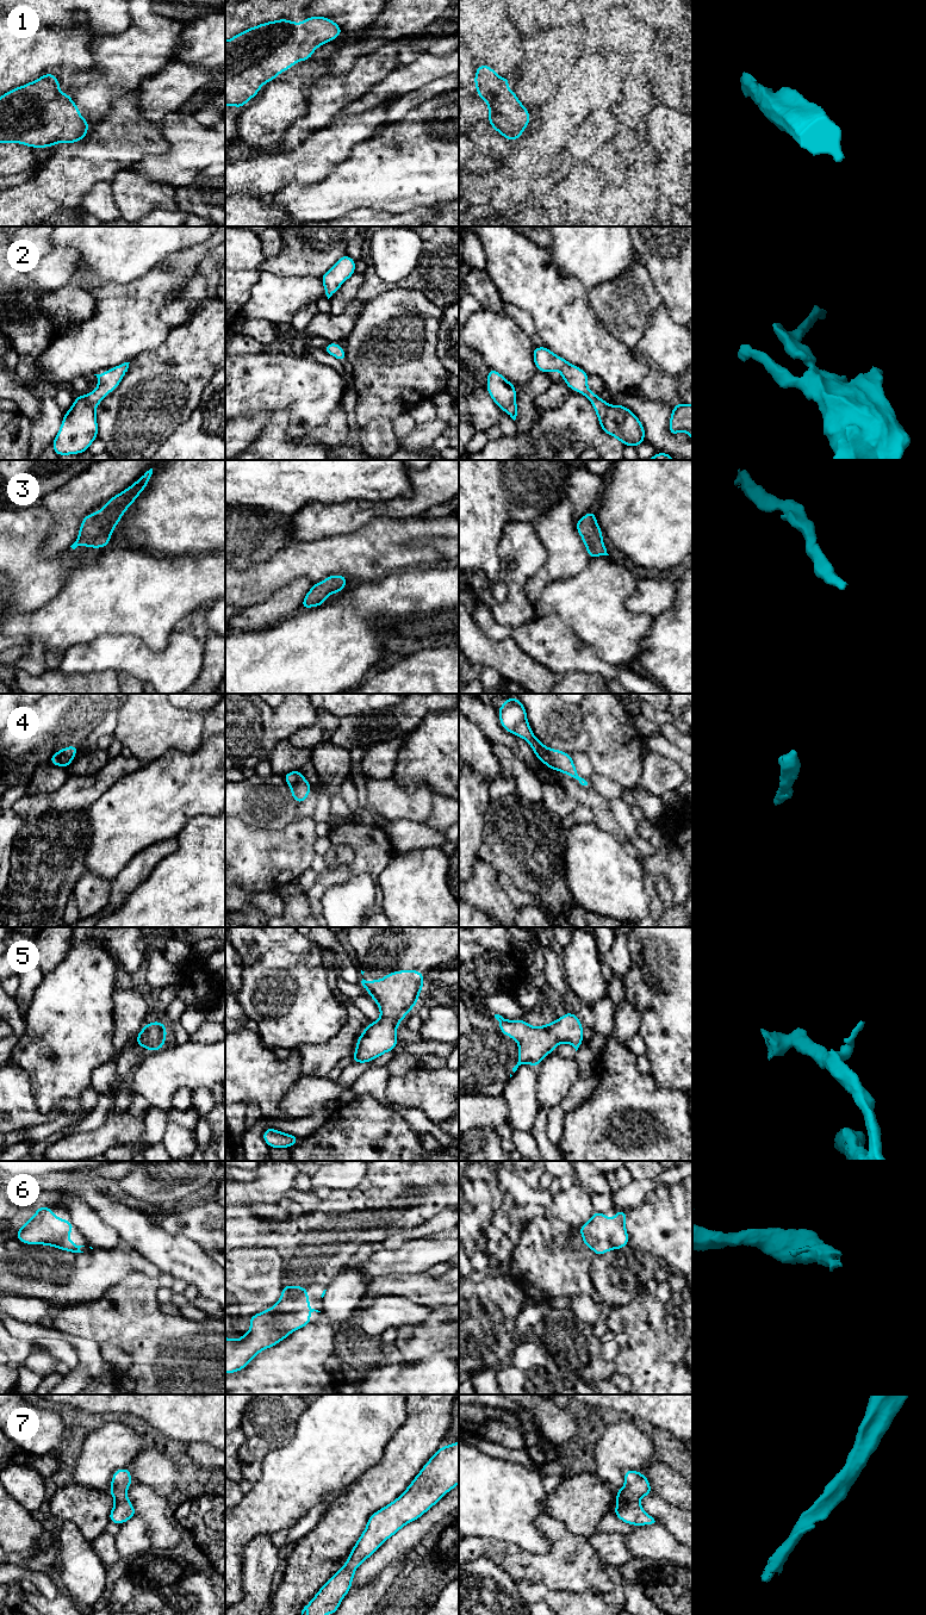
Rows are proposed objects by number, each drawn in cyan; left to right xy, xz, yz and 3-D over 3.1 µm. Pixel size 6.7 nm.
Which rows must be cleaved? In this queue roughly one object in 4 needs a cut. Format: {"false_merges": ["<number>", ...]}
{"false_merges": []}

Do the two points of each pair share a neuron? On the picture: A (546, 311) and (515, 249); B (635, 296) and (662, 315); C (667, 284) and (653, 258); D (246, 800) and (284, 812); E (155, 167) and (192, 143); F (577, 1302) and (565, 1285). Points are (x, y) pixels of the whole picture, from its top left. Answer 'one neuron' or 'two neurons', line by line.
A: one neuron
B: two neurons
C: one neuron
D: one neuron
E: one neuron
F: two neurons

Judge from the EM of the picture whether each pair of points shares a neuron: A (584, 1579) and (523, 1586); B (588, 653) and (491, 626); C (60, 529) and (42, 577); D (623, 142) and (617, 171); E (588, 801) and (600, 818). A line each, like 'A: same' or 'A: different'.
A: different
B: same
C: different
D: different
E: same

